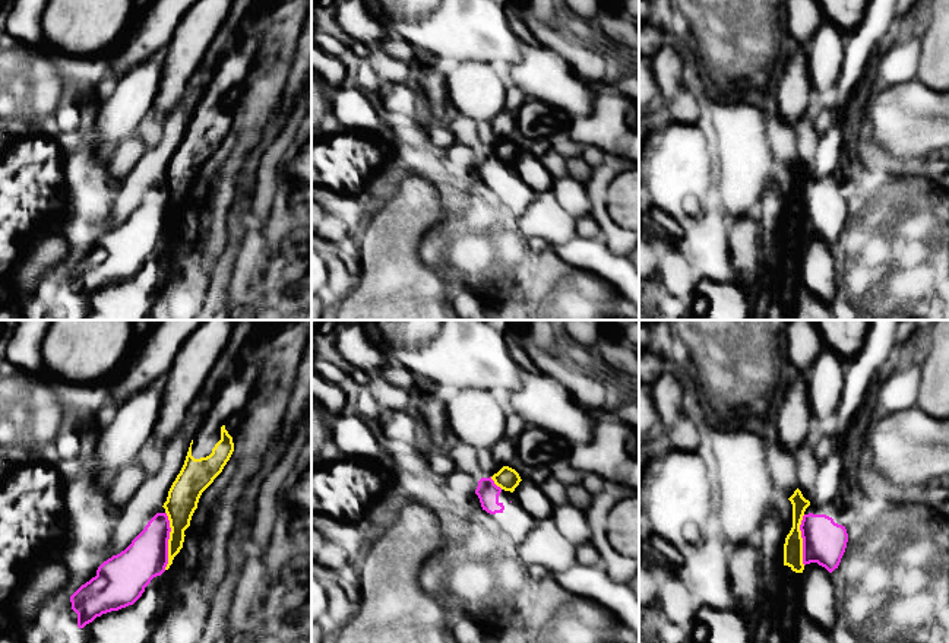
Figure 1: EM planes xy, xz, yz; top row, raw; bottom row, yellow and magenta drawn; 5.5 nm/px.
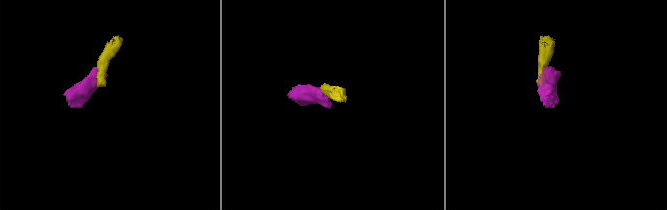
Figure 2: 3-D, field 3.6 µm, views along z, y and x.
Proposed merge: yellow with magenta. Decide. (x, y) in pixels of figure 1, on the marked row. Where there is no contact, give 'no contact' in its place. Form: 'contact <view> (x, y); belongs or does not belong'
contact xy (168, 541); does not belong

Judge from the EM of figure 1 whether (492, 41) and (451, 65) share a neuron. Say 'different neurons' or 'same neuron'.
different neurons

